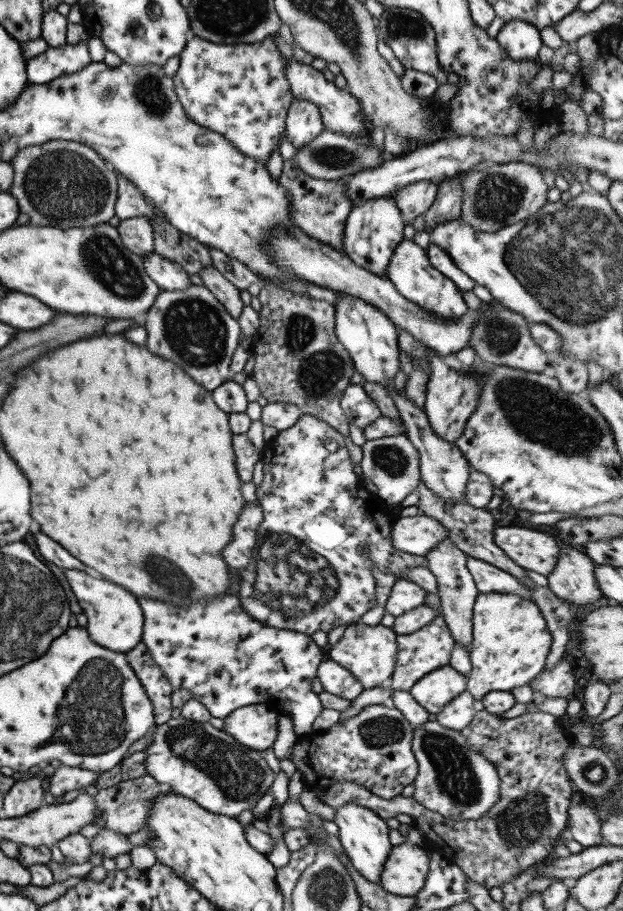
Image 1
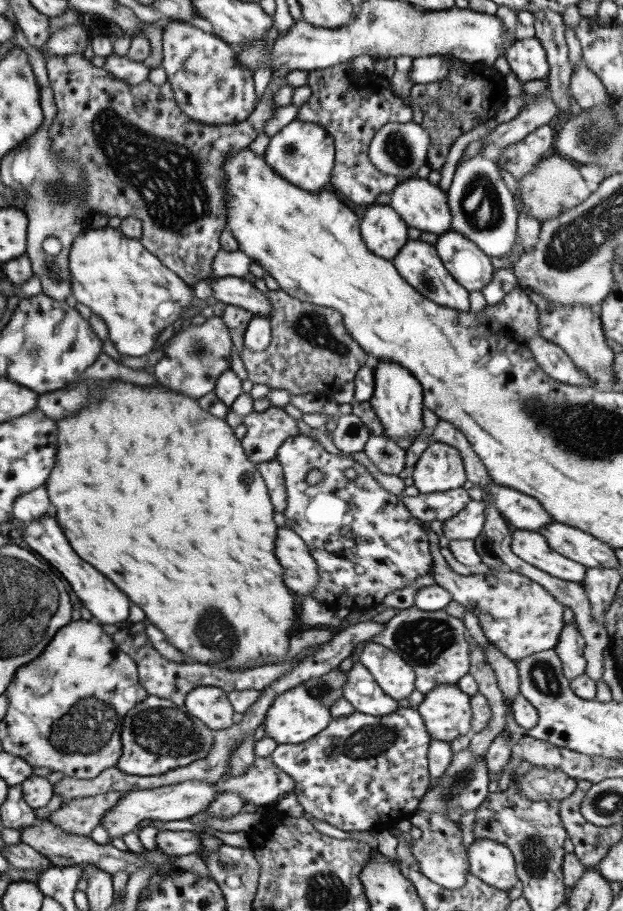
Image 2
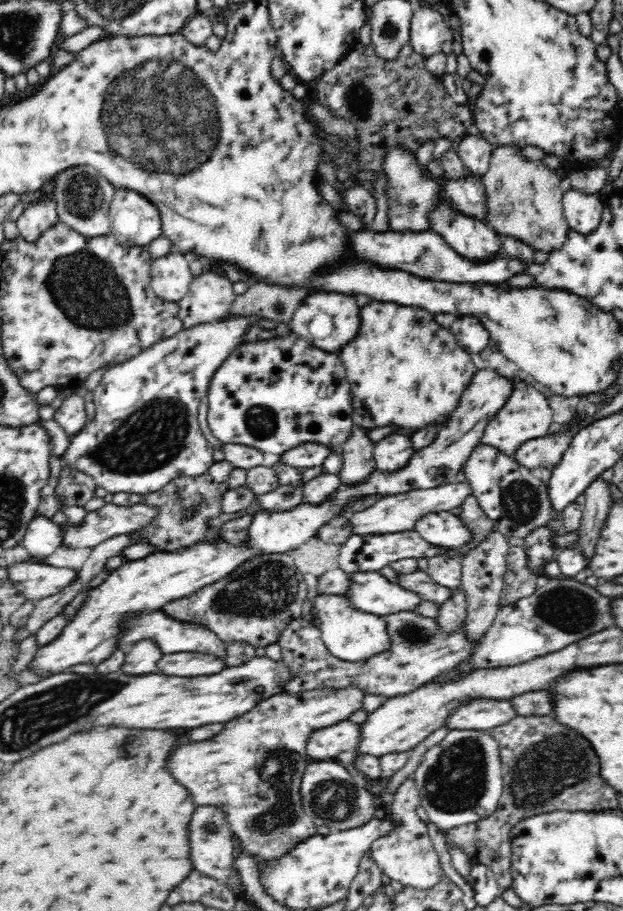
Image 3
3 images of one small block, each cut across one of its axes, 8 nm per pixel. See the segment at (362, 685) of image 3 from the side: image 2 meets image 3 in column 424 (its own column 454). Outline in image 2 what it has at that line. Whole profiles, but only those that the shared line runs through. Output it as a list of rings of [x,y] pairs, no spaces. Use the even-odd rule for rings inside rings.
[[[410,606],[399,611],[396,615],[385,622],[385,628],[370,638],[374,643],[395,652],[411,669],[415,675],[414,689],[421,694],[429,692],[438,684],[456,684],[464,675],[469,673],[469,652],[465,642],[465,626],[463,620],[455,618],[443,610],[425,612]]]

